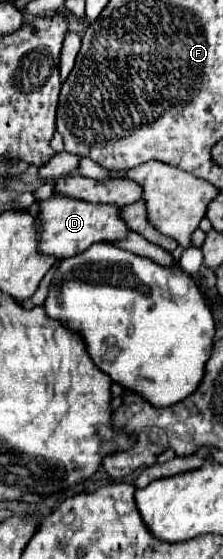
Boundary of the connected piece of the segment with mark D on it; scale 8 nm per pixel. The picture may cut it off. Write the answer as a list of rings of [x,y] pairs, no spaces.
[[[67,196],[45,200],[39,212],[43,224],[39,252],[51,254],[55,258],[71,258],[87,250],[93,242],[121,240],[121,236],[129,234],[129,228],[125,228],[125,220],[121,220],[117,212],[121,212],[121,208],[111,204],[93,204],[85,200],[73,200]]]

